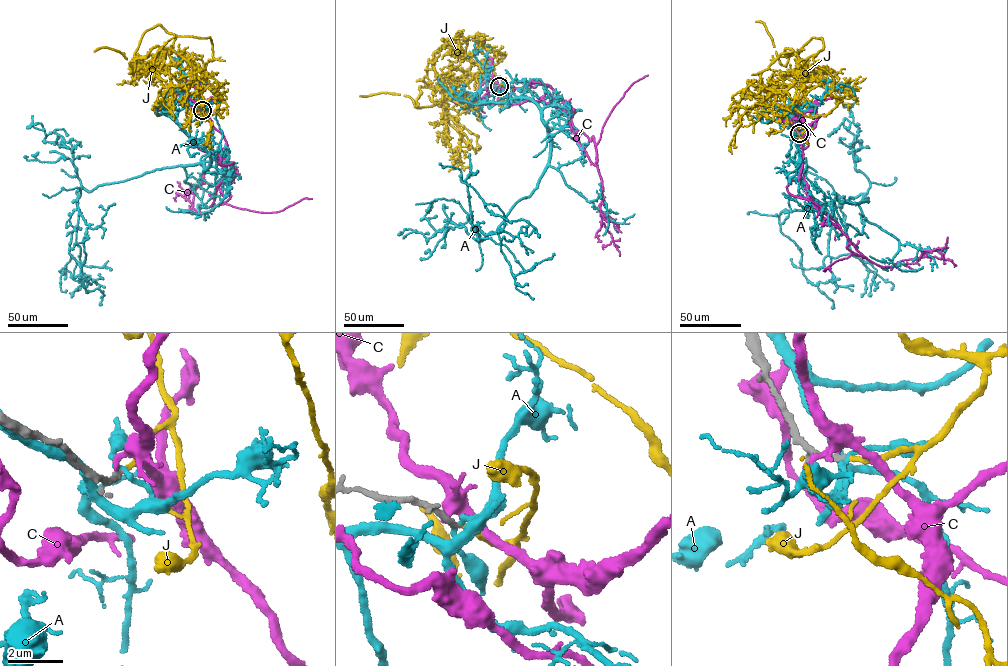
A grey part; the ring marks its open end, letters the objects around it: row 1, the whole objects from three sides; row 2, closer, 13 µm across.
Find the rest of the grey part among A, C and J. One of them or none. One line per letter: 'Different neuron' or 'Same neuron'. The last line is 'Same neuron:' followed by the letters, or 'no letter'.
A: Different neuron
C: Different neuron
J: Same neuron
Same neuron: J

